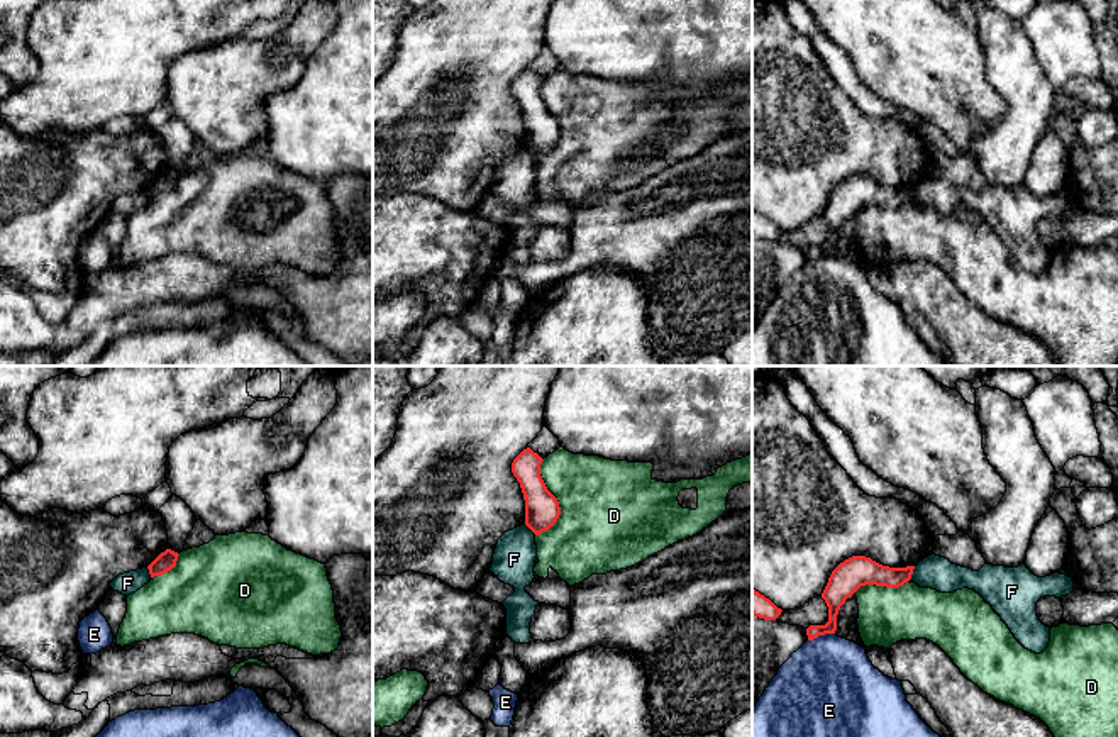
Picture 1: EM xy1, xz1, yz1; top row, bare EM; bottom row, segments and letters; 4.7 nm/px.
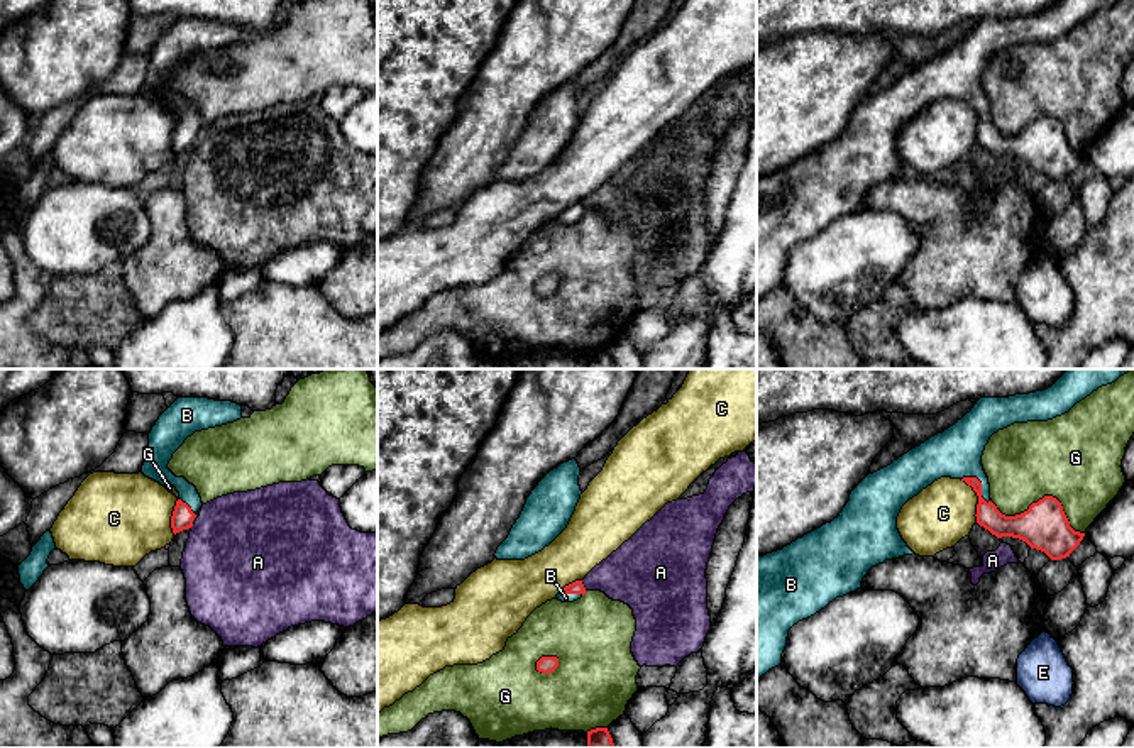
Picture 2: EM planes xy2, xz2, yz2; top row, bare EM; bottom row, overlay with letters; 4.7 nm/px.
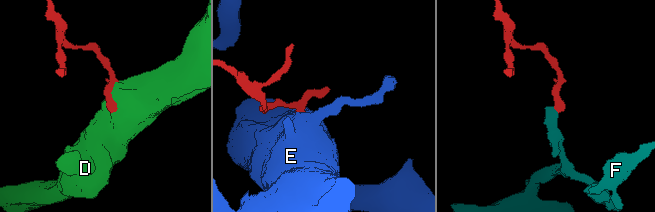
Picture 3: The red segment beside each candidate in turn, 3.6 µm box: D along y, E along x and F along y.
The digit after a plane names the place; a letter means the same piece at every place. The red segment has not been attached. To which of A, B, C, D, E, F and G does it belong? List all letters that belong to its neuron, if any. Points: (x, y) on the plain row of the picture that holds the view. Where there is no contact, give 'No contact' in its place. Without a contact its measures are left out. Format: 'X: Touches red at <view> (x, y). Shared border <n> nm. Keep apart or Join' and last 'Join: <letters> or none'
A: Touches red at xz2 (583, 207). Shared border 50 nm. Keep apart
B: Touches red at yz2 (980, 105). Shared border 180 nm. Join
C: Touches red at yz2 (979, 120). Shared border 220 nm. Keep apart
D: Touches red at xz1 (556, 121). Shared border 380 nm. Keep apart
E: Touches red at yz1 (820, 254). Shared border 130 nm. Keep apart
F: Touches red at yz1 (912, 193). Shared border 70 nm. Keep apart
G: Touches red at yz2 (1043, 119). Shared border 480 nm. Keep apart
Join: B

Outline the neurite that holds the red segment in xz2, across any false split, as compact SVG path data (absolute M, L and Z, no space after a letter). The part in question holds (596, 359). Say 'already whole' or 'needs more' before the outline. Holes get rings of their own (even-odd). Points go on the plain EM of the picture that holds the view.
already whole | M596 349L587 352L587 369L614 369L608 349Z

